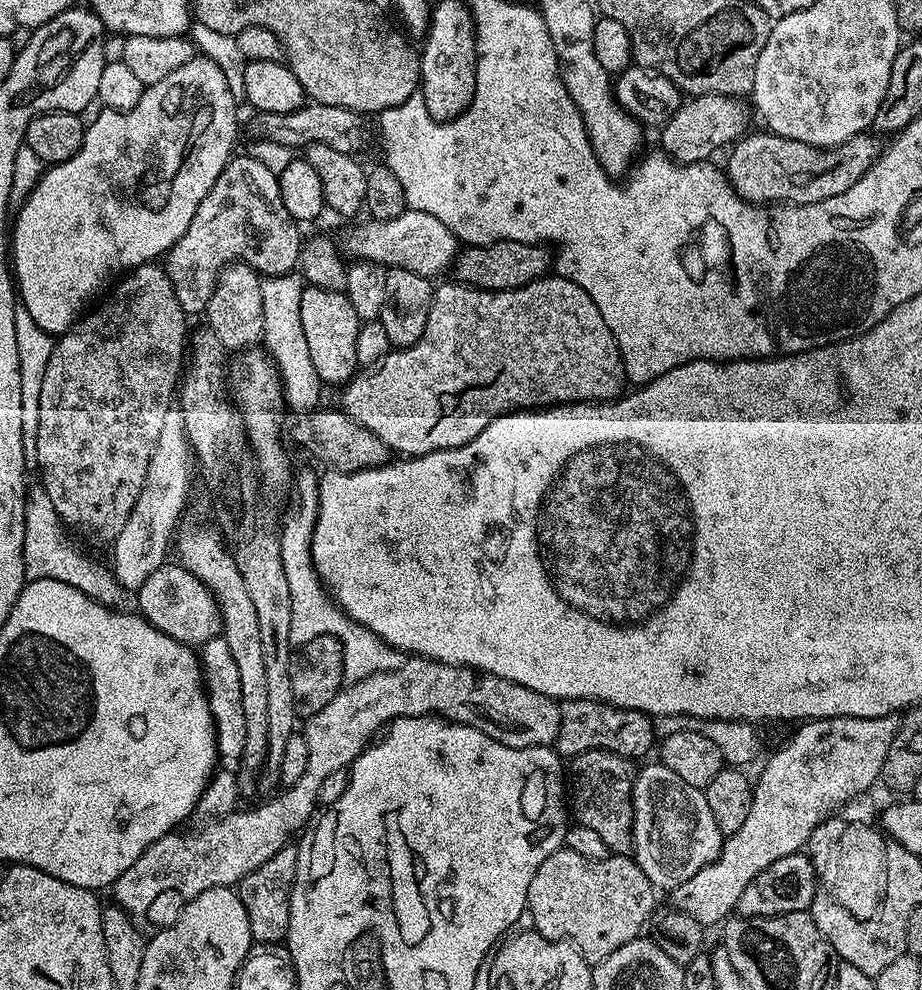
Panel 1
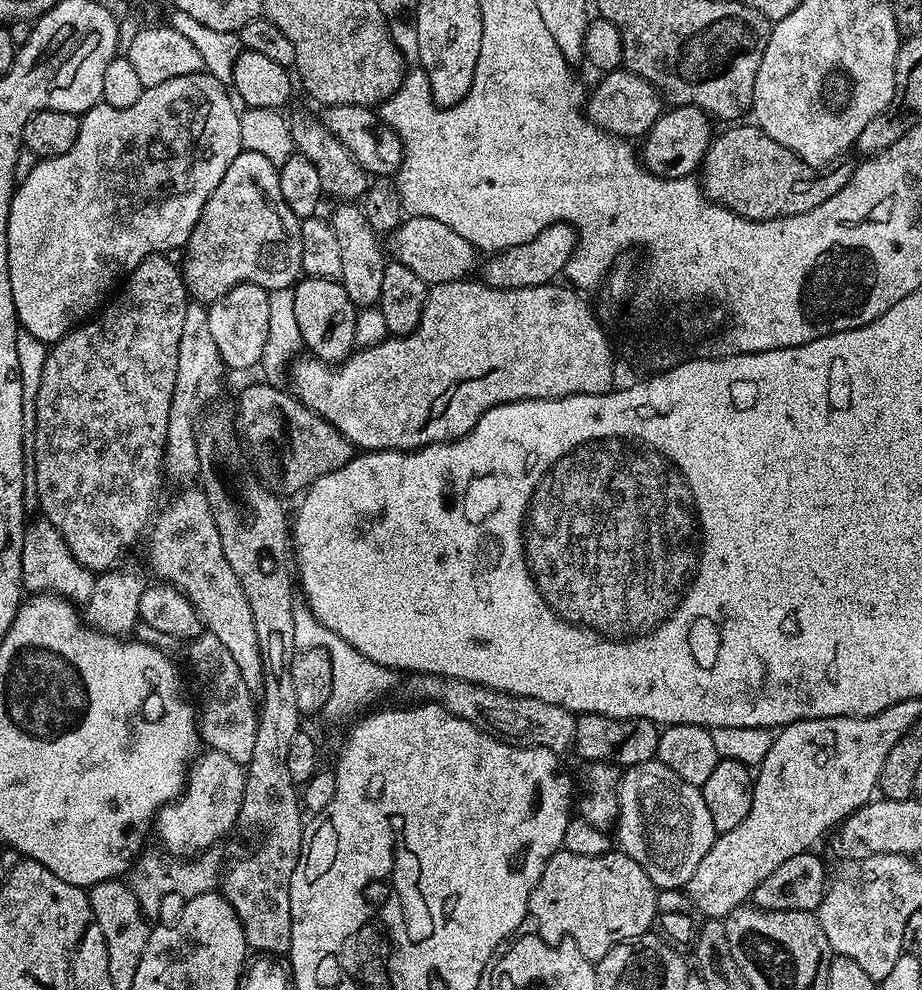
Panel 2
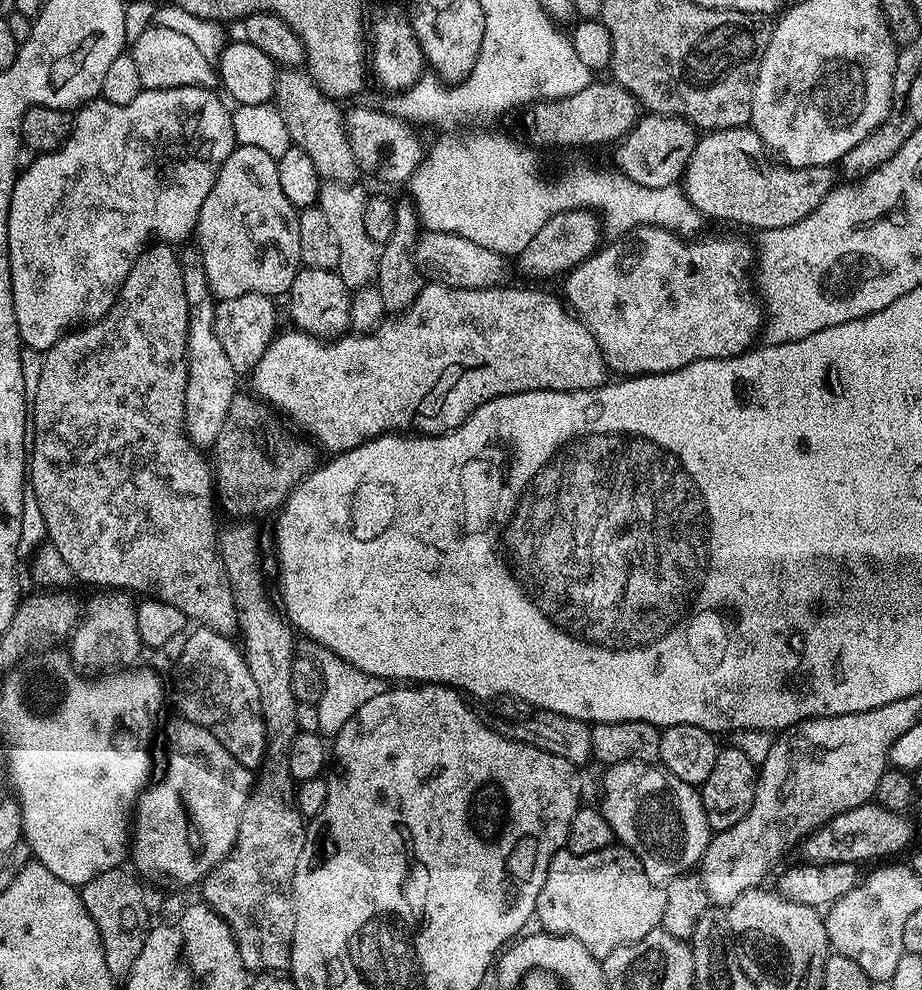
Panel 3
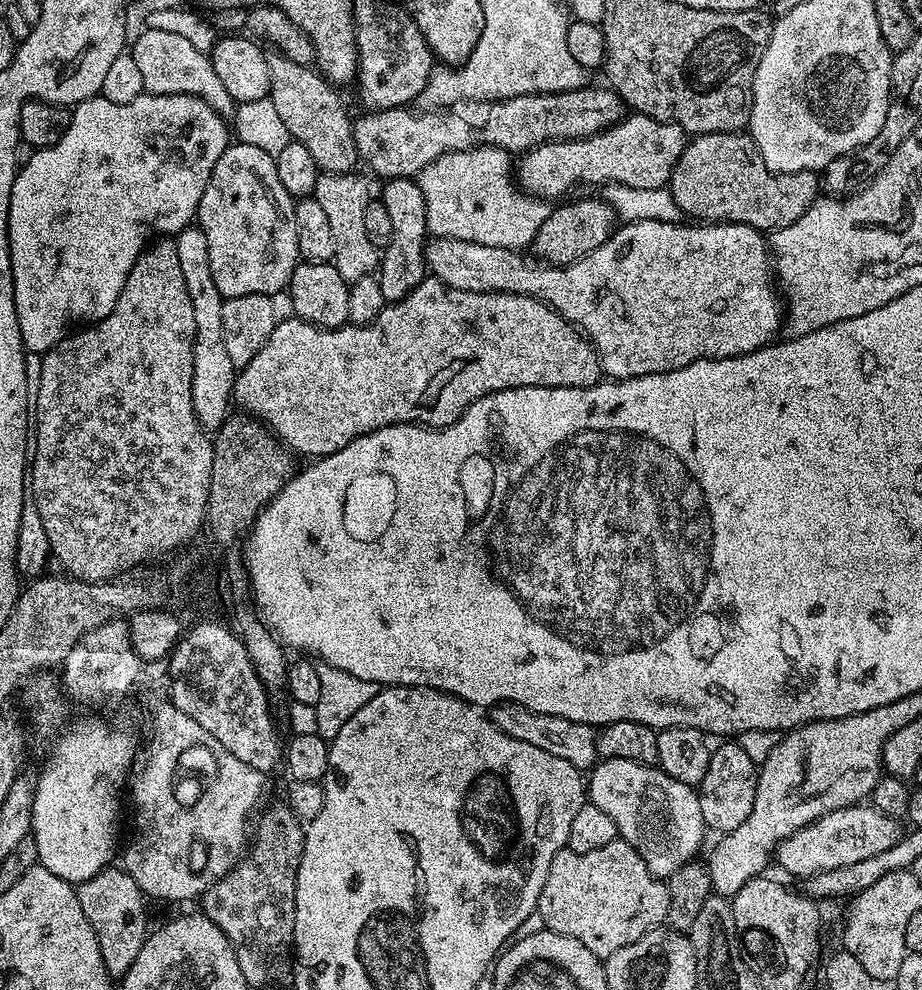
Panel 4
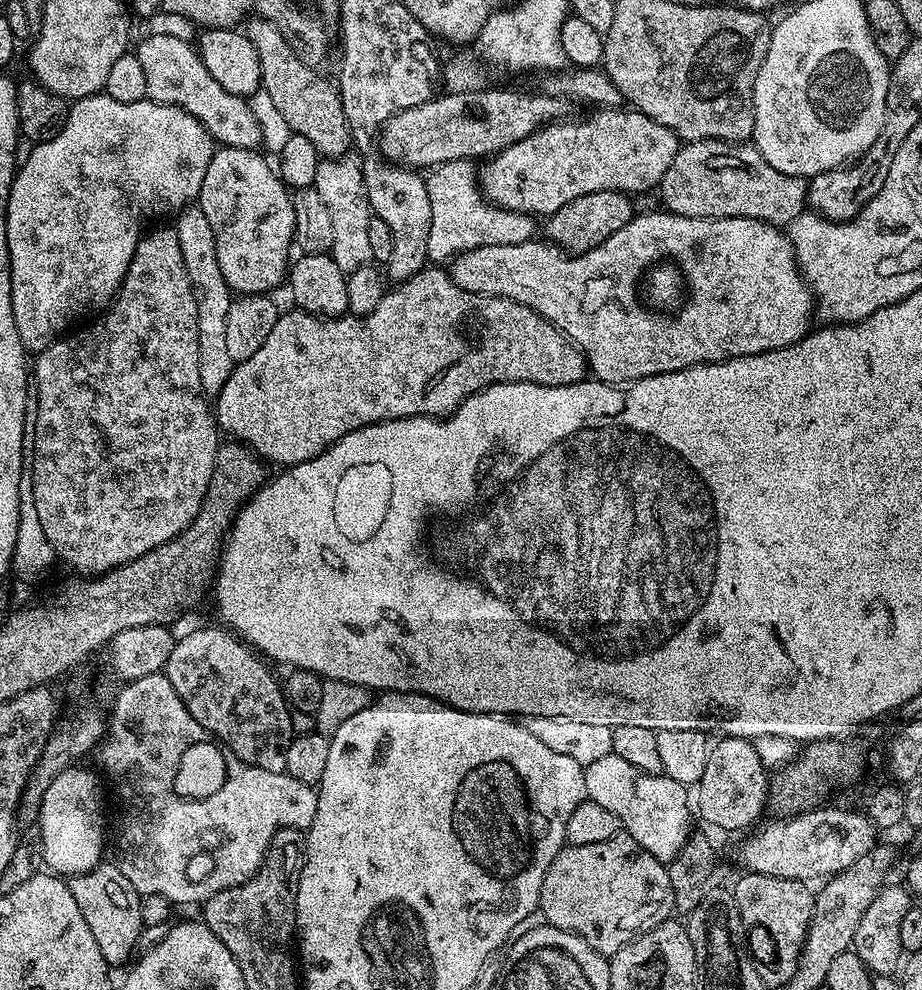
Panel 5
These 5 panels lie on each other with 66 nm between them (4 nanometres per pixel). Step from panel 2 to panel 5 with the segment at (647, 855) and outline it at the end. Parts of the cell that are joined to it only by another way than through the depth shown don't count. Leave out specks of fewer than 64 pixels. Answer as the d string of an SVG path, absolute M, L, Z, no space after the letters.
M613 755L601 758L598 762L590 762L590 766L584 769L584 777L587 799L598 802L598 806L613 812L620 819L621 829L630 838L634 838L634 842L638 842L642 850L665 862L672 861L678 850L682 850L693 827L692 816L694 820L690 792L685 785L674 782L674 778L663 774L646 774L638 770L638 766L630 766L626 758Z

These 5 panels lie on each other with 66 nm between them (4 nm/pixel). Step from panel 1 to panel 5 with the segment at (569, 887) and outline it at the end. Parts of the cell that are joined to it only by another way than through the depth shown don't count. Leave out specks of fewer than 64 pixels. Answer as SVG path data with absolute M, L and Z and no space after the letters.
M621 834L606 842L594 842L594 846L568 844L561 848L554 862L550 862L550 870L546 870L544 875L538 912L548 919L545 921L551 927L581 936L593 950L610 958L622 950L622 946L637 940L642 933L649 932L654 926L669 919L675 907L674 890L670 890L670 874L665 861L642 850L634 838Z

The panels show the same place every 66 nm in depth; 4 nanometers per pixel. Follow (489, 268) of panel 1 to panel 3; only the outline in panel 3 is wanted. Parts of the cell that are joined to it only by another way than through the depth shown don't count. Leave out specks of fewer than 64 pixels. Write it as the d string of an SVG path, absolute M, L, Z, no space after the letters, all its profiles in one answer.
M568 208L562 214L554 214L546 226L542 226L542 230L538 230L538 234L526 242L526 250L515 257L514 264L532 282L544 282L540 280L548 280L551 276L563 277L597 251L596 242L600 236L602 237L602 226L593 213L584 208Z

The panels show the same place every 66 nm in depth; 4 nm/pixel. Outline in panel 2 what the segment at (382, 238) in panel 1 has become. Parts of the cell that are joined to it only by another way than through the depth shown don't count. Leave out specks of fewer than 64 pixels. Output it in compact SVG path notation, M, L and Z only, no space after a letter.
M408 216L404 223L398 225L395 232L391 233L390 240L392 240L392 252L390 248L391 259L397 264L414 270L414 274L418 274L418 278L422 278L429 286L465 279L471 273L468 271L472 267L473 271L478 264L478 259L476 260L478 252L477 249L472 247L471 242L466 238L461 238L459 234L454 234L454 230L450 230L450 226L445 226L443 222L438 222L438 218Z

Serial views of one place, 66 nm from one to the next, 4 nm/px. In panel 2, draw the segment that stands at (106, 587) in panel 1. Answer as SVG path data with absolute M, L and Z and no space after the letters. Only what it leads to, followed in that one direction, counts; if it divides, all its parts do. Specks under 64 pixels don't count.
M37 518L25 525L22 548L23 589L30 594L50 592L61 595L75 604L85 604L94 593L97 575L78 562L49 520Z

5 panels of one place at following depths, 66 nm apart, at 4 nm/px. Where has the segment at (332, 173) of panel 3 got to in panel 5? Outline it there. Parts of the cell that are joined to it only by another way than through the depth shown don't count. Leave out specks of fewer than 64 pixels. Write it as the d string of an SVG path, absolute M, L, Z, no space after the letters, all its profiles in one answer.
M253 15L243 25L242 31L250 38L250 42L254 42L263 91L270 94L274 107L282 113L282 118L286 118L286 126L290 126L292 132L302 134L302 138L307 138L321 157L349 155L353 147L352 131L346 122L346 110L342 110L337 85L333 81L331 84L330 81L323 80L317 69L301 62L294 50L290 50L286 38L282 38L282 34L262 17Z

